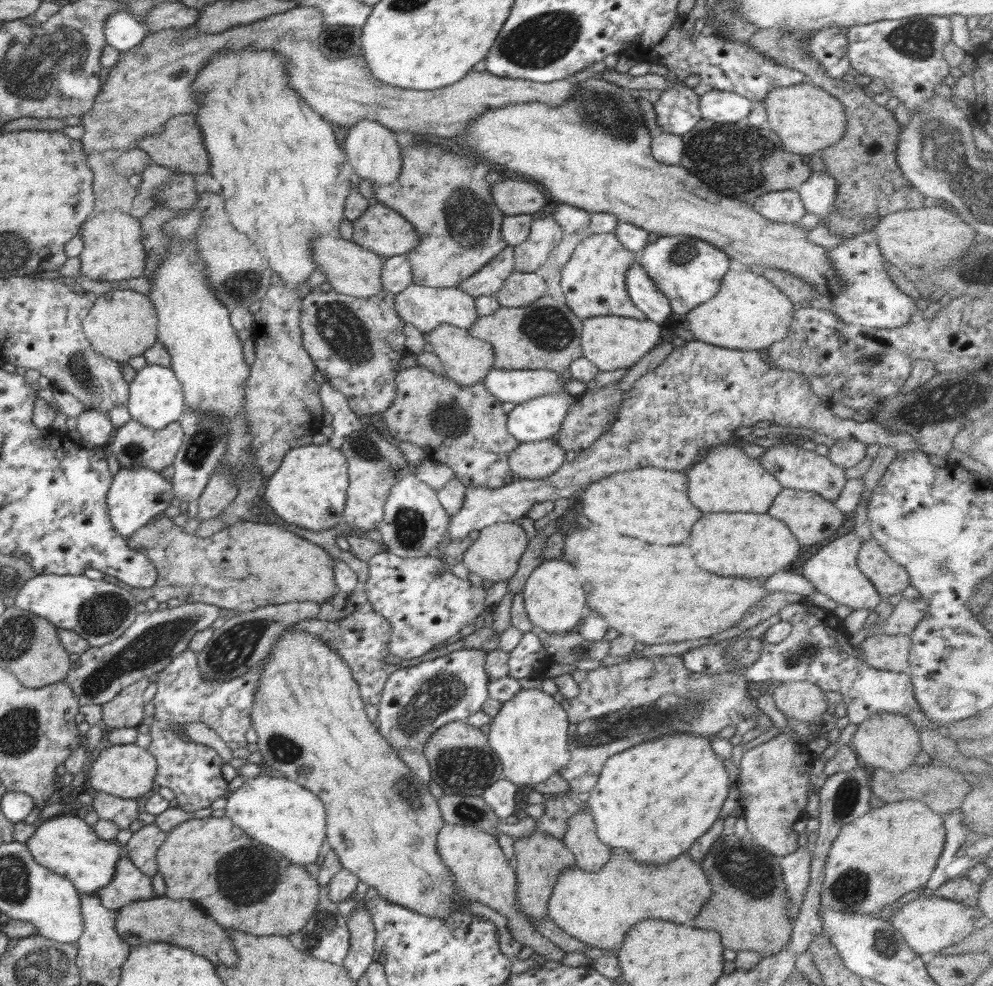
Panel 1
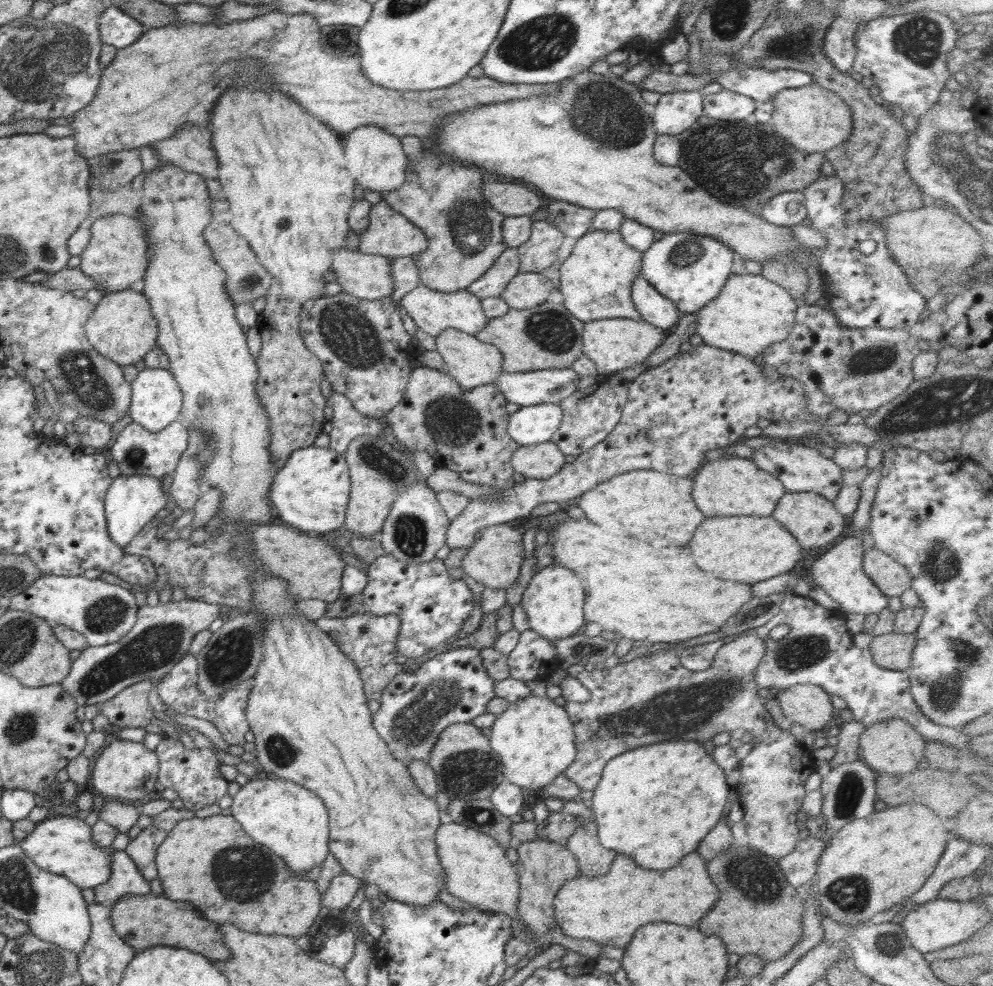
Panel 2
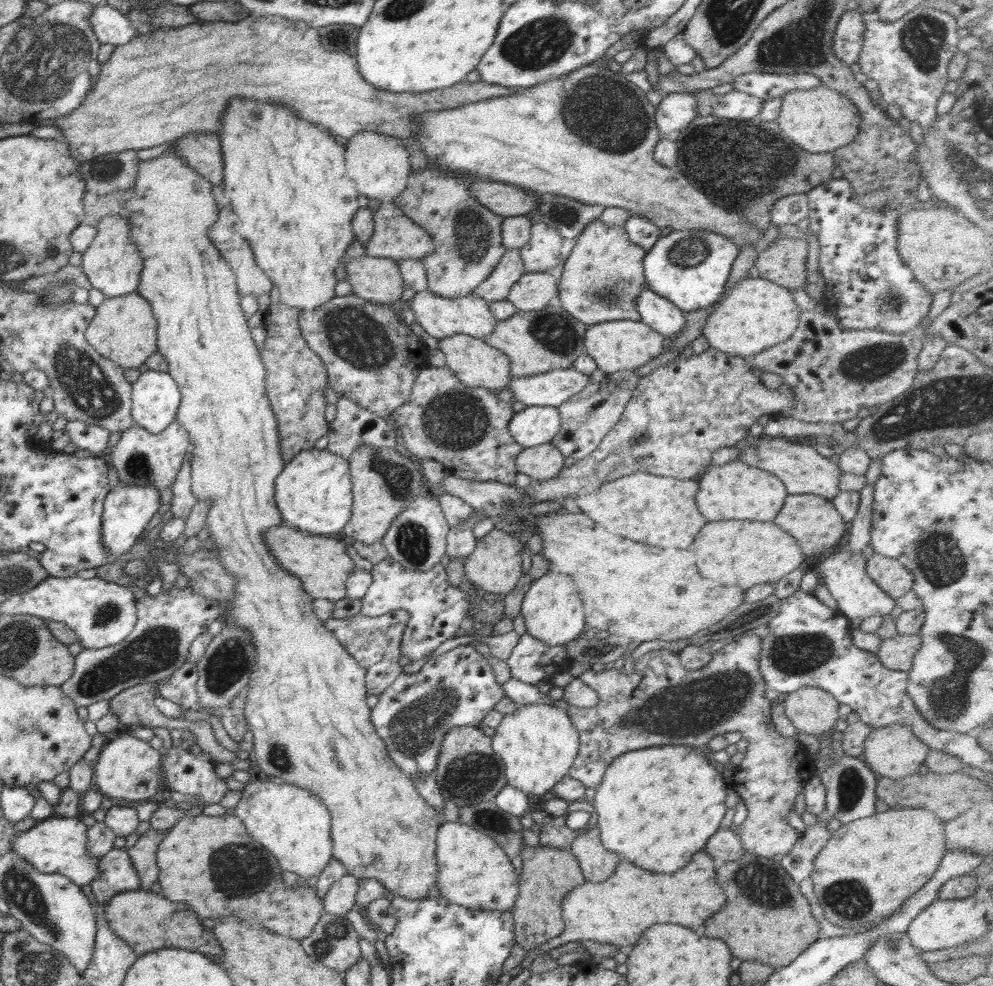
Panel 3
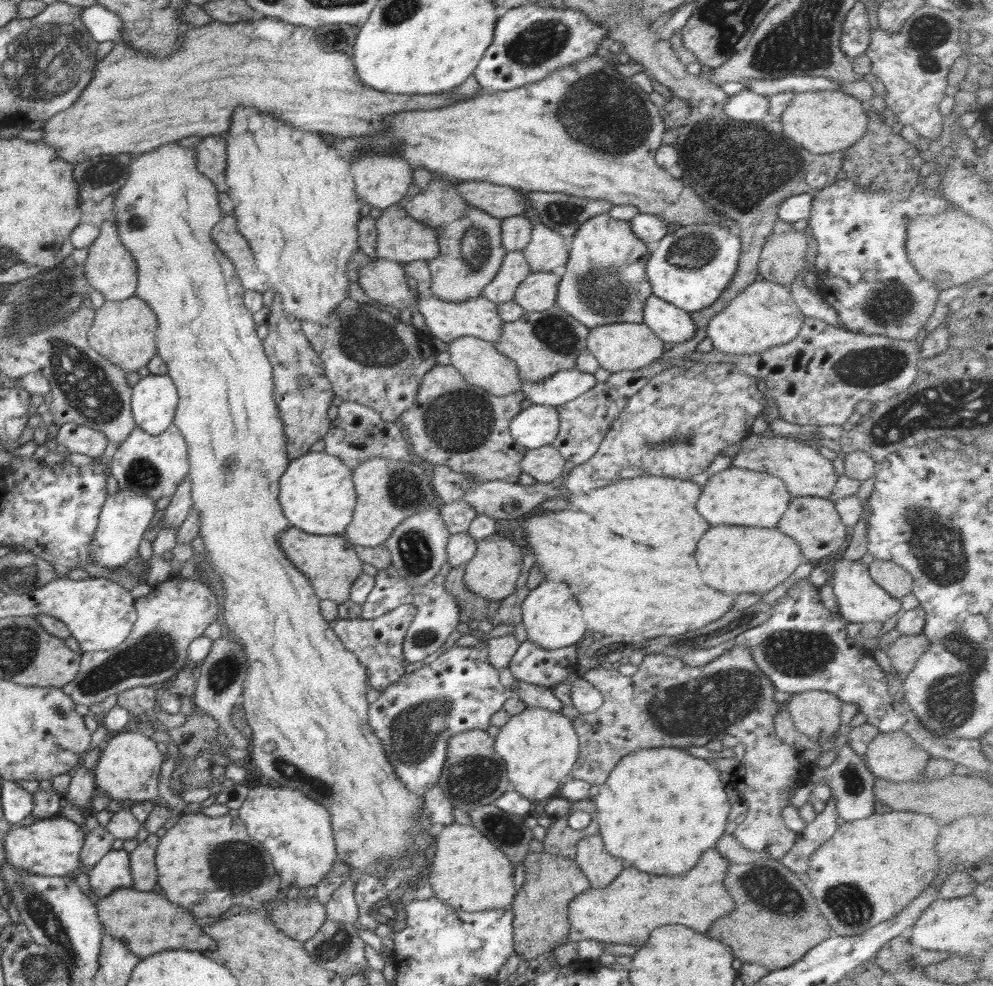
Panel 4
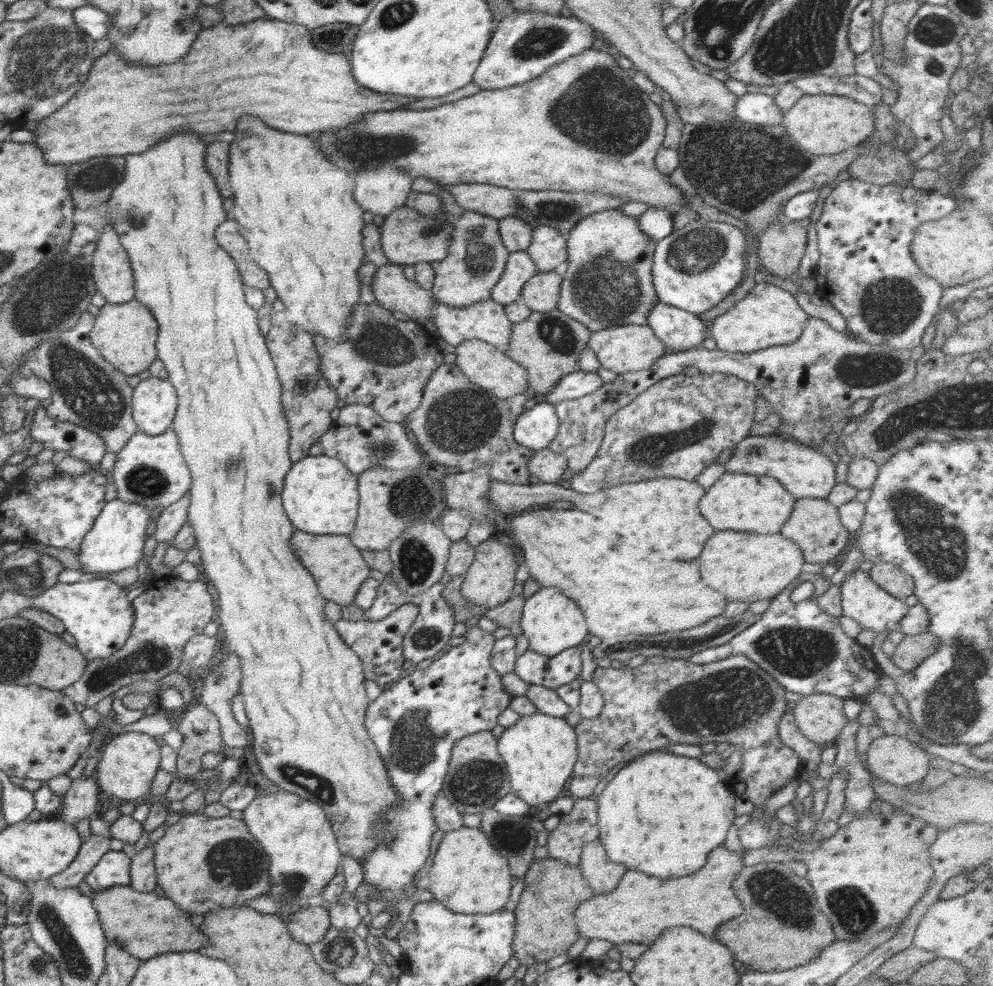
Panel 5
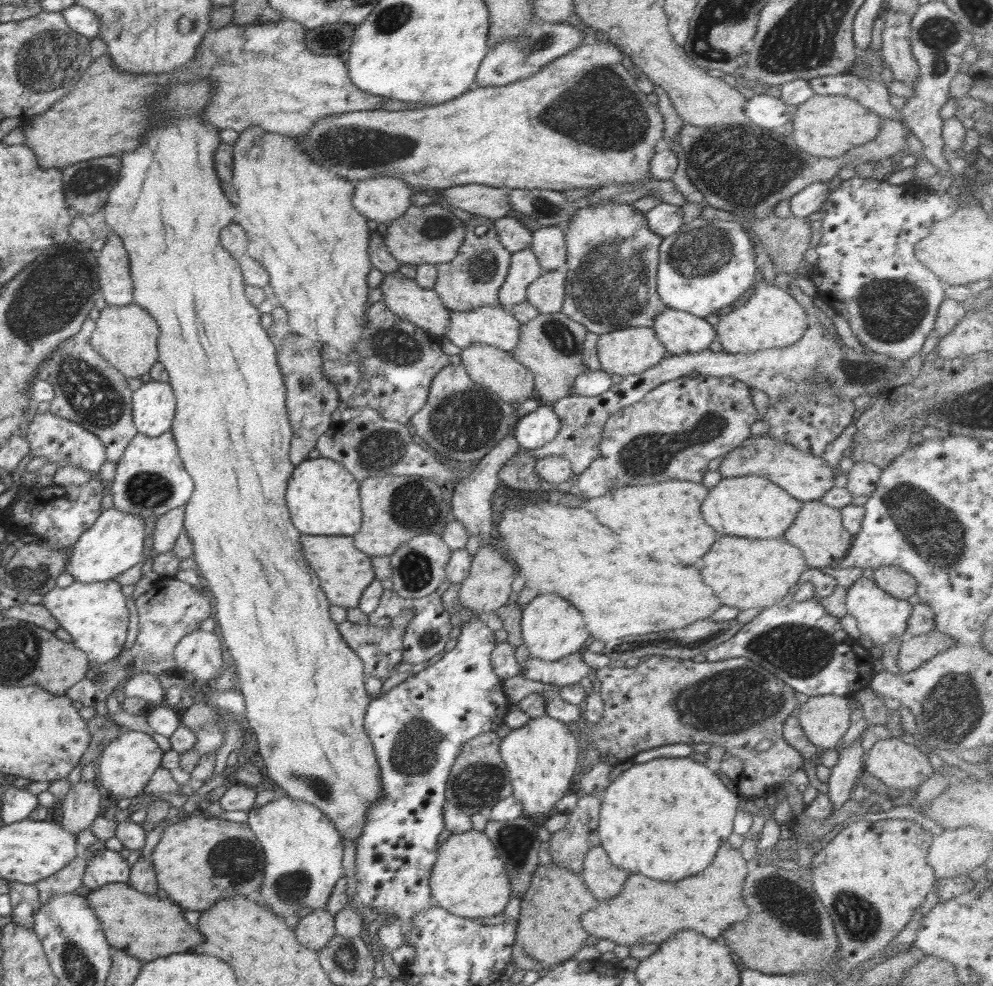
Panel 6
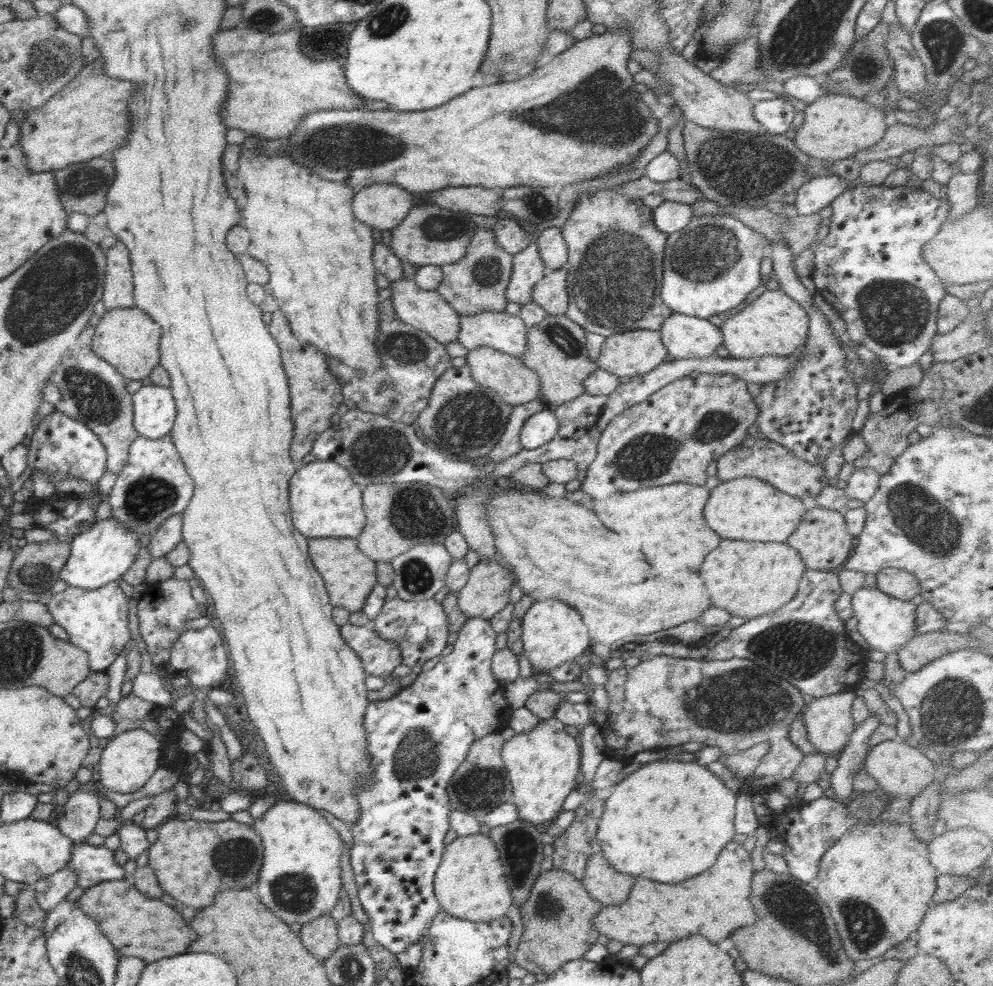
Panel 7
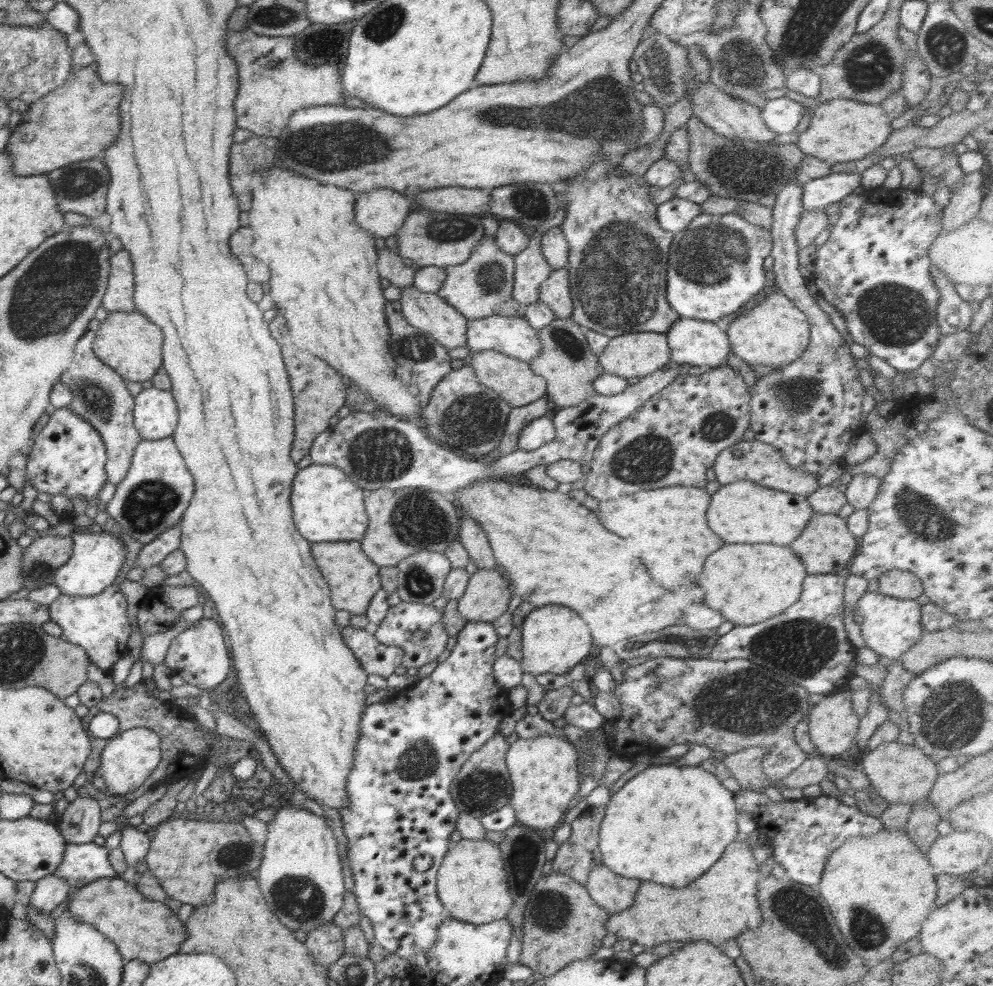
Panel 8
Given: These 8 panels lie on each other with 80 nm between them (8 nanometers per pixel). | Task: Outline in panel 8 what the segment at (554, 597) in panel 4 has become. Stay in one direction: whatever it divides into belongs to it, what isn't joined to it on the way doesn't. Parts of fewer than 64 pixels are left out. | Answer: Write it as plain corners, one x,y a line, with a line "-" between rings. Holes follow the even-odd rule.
558,604
533,607
523,621
523,672
533,674
567,674
580,661
586,661
592,650
593,638
586,621
570,608

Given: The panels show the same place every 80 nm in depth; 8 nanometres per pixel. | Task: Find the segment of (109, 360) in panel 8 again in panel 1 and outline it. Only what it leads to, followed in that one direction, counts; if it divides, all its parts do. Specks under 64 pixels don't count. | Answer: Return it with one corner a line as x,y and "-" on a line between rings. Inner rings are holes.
132,289
108,290
97,295
89,313
83,318
83,333
92,348
119,364
143,355
157,341
157,326
157,312
150,297

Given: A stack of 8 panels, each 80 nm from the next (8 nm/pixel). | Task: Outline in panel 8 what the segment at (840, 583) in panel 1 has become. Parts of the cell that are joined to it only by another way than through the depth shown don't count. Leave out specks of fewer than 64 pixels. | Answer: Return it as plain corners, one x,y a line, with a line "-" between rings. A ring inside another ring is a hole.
879,590
866,591
860,600
857,600
855,613
863,616
863,622
859,625
866,647
888,659
900,660
904,652
916,645
924,634
921,625
921,605
916,600
900,600
886,596

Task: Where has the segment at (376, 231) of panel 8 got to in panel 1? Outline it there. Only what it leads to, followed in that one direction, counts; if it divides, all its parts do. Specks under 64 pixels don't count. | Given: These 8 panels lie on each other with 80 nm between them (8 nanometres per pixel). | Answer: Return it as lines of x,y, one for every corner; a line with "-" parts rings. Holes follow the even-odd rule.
362,119
351,128
344,140
345,153
353,173
372,184
390,184
394,182
402,172
402,155
398,148
396,135
389,128
379,122

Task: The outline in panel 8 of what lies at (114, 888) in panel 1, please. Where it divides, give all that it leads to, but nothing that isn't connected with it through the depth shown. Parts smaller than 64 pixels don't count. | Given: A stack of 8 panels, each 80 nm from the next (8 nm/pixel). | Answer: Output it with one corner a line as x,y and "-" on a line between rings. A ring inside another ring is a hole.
67,842
64,859
54,874
72,890
84,887
102,878
116,877
114,868
108,862
108,850
93,842
74,844

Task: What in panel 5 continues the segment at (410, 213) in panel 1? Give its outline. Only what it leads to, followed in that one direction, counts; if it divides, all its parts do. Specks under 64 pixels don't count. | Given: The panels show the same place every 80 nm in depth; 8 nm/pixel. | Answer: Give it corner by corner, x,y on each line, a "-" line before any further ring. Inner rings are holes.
413,190
406,198
405,205
413,208
422,216
435,217
453,226
451,242
448,245
448,256
431,263
435,272
431,291
437,302
453,307
467,307
475,302
490,300
491,290
499,282
510,253
503,245
498,221
469,210
464,210
462,215
444,214
442,202
438,196

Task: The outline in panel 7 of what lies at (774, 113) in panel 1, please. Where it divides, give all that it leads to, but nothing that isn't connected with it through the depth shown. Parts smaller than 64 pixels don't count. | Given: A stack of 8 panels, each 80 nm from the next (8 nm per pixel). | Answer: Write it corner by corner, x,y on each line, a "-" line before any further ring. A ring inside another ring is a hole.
844,94
822,95
804,110
804,122
790,134
796,146
809,157
835,162
880,142
886,132
885,111
862,99

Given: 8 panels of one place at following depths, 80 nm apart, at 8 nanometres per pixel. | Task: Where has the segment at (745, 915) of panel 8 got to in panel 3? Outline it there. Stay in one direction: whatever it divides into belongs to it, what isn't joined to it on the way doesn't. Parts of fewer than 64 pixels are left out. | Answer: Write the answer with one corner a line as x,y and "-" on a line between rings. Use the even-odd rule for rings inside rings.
696,852
696,856
692,856
692,860
680,872
672,874
644,872
632,862
620,860
610,880
600,884
586,881
586,884
576,886
566,894
560,903
562,921
566,928
553,939
529,950
520,966
523,969
529,968
538,954
549,952
567,942
595,940
628,950
630,944
636,944
640,932
644,932
644,928
652,924
672,922
684,924
692,930
702,928
704,920
722,910
726,900
714,876
716,864
706,852

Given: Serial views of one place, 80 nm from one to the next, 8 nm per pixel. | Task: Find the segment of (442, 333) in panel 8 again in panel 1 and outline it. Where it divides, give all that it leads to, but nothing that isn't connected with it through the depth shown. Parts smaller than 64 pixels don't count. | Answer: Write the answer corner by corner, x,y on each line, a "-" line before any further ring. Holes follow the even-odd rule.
322,235
313,242
312,247
313,261
317,264
319,271
326,274
326,280
332,286
332,290
355,297
374,296
384,291
380,271
386,257
362,248
358,243
341,236

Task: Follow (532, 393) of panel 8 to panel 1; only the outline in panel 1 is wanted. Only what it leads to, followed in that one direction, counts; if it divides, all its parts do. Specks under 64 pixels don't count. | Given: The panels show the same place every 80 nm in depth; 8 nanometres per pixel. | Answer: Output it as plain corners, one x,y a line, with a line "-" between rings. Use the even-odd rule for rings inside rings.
442,323
427,332
426,338
427,342
434,348
433,351
440,358
446,376
454,380
456,384
460,384
460,386
468,387
482,383
488,373
494,370
495,354
492,345
485,340
470,336
466,329

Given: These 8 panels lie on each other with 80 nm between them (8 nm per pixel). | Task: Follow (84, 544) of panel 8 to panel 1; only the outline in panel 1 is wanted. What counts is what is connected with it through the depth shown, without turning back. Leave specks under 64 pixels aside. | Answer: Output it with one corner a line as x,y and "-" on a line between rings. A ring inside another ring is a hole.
136,465
131,469
121,467
113,476
107,494
108,518
121,537
127,540
133,532
144,527
144,524
151,522
157,515
164,513
164,510
171,506
174,497
173,484
164,479
159,472
142,465

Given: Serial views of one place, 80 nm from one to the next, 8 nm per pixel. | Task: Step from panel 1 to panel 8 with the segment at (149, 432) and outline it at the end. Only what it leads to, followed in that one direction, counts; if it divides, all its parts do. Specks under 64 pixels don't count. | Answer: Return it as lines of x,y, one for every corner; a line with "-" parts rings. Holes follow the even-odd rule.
172,437
163,440
142,439
132,455
131,465
114,498
104,510
122,528
127,541
140,548
159,534
179,524
195,491
195,480

